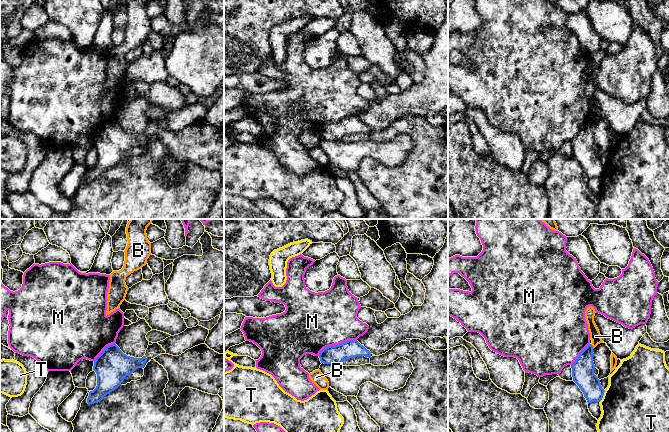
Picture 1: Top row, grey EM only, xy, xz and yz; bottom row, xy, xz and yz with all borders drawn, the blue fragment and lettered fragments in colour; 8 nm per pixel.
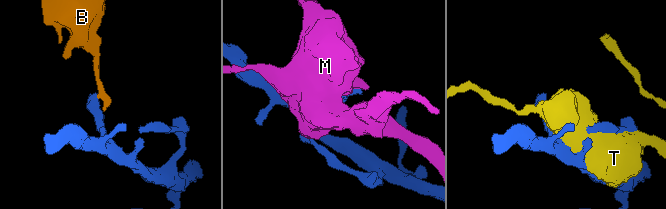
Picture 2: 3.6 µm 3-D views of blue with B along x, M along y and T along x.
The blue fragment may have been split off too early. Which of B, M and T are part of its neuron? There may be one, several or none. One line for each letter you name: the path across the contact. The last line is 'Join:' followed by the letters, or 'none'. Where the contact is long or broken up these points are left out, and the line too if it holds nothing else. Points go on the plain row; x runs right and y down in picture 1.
Join: none

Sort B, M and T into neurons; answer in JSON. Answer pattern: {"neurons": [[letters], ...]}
{"neurons": [["B"], ["M"], ["T"]]}

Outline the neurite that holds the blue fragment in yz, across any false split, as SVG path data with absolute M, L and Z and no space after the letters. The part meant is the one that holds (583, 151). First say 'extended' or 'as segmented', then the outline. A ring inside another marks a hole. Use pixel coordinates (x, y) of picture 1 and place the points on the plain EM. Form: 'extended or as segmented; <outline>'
as segmented; M589 120L571 141L573 157L579 162L588 180L600 178L605 166L594 150L593 122Z

